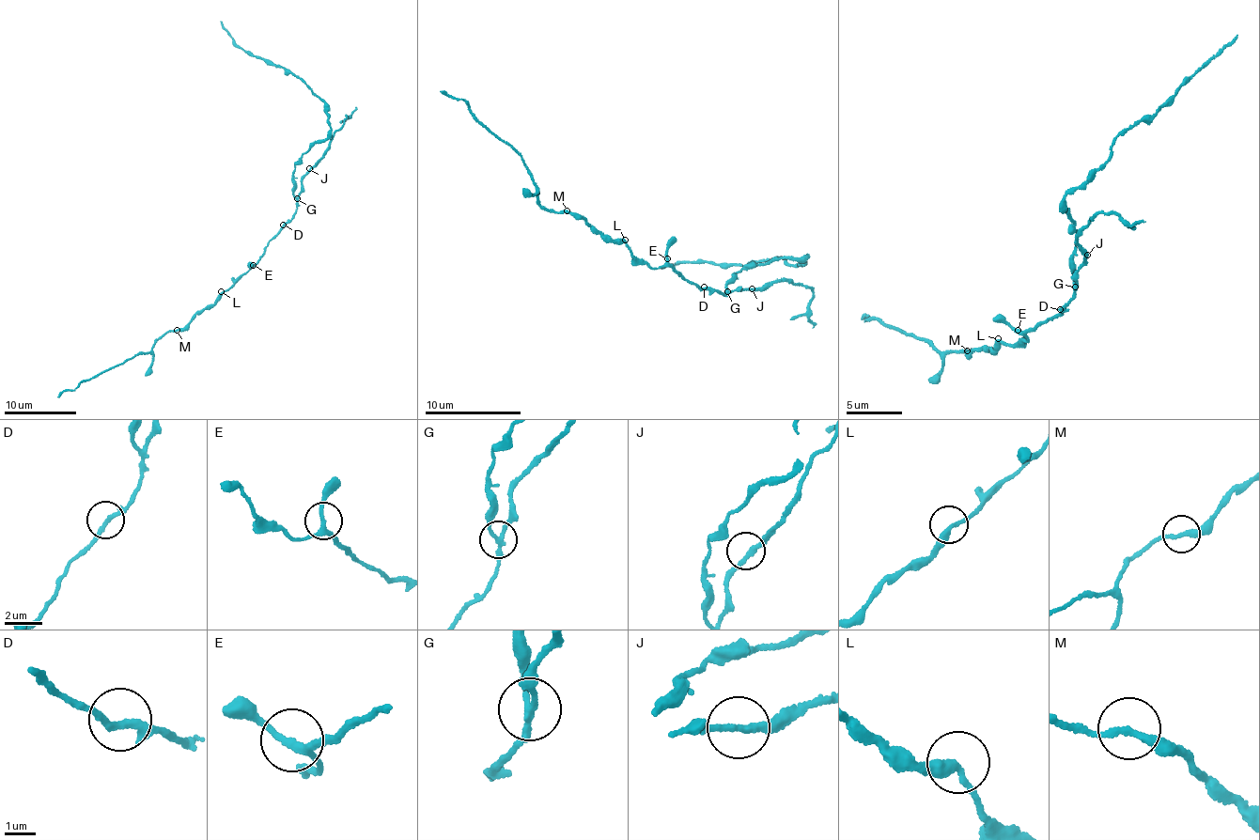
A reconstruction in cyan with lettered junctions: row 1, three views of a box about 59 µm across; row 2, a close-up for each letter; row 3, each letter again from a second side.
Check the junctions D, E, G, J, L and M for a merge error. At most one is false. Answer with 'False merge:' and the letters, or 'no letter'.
False merge: G

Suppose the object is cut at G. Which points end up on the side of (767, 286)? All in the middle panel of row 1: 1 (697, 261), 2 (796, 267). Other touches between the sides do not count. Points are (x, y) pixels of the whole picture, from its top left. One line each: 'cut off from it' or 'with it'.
1: cut off from it
2: cut off from it

